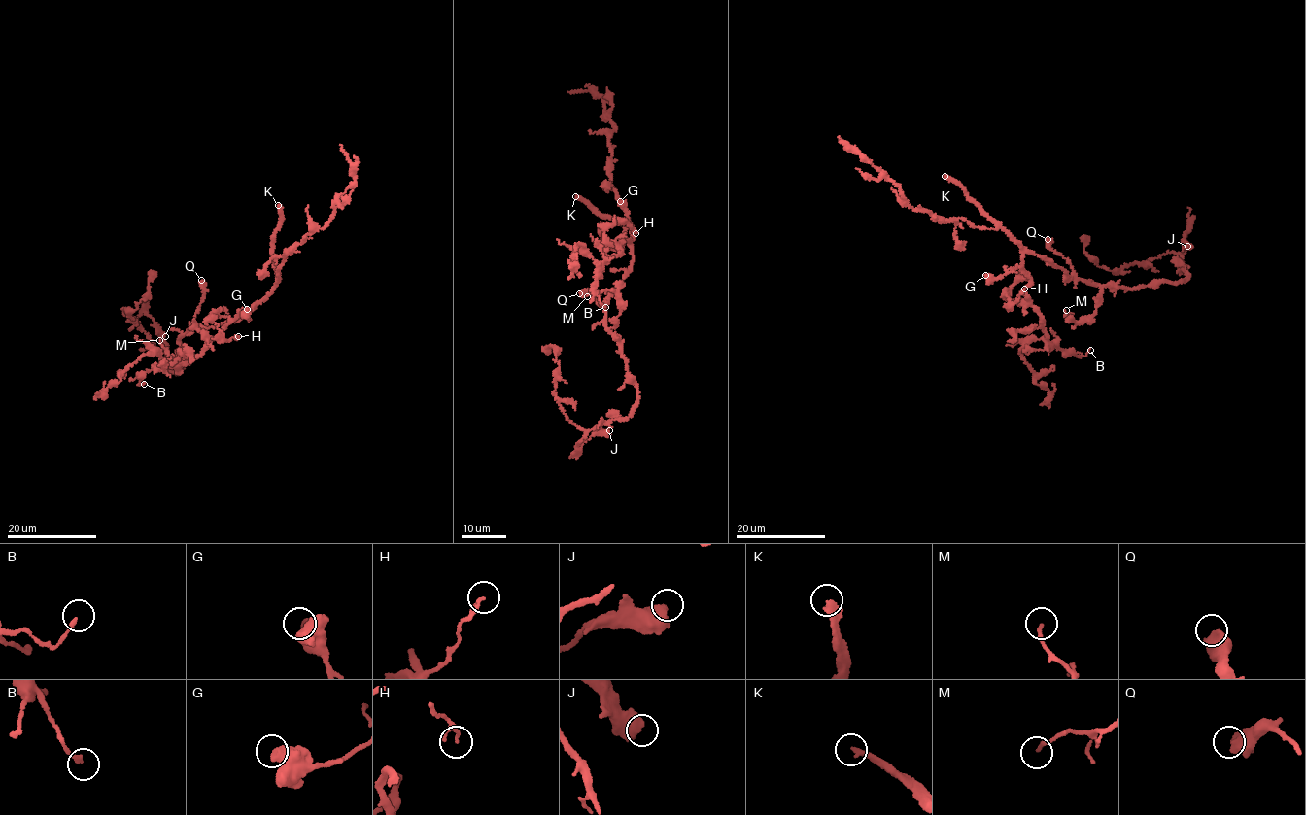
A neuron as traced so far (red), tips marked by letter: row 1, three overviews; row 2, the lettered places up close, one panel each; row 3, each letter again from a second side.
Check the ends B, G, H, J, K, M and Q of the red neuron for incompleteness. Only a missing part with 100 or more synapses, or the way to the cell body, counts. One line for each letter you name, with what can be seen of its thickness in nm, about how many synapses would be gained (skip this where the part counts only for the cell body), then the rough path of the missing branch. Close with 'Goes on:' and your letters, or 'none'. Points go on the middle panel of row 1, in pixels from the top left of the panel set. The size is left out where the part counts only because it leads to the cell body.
K: calibre 340 nm; 450 synapses
Goes on: K

